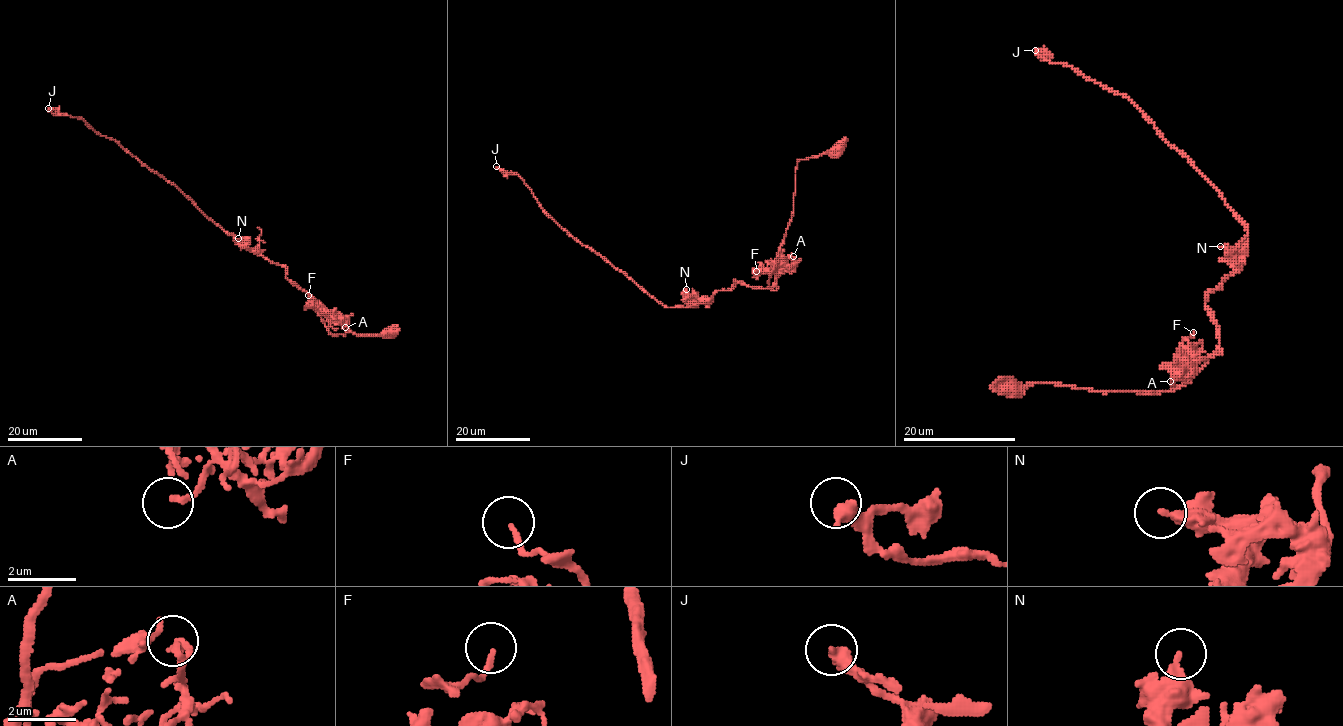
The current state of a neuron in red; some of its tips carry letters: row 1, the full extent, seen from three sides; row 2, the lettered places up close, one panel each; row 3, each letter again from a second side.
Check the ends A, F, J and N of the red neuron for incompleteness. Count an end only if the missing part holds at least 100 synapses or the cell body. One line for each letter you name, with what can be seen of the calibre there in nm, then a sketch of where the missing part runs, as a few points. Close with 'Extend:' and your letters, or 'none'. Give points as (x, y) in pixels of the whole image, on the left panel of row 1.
Extend: none

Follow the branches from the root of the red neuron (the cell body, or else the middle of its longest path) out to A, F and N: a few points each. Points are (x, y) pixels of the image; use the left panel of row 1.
A: (387, 333), (362, 335), (348, 329), (345, 334), (331, 334), (321, 310), (342, 316), (345, 327)
F: (387, 333), (362, 335), (348, 329), (345, 334), (331, 334), (321, 310), (328, 313), (324, 315), (308, 295)
N: (387, 333), (362, 335), (348, 329), (331, 334), (321, 306), (286, 277), (286, 269), (244, 248), (238, 238)

